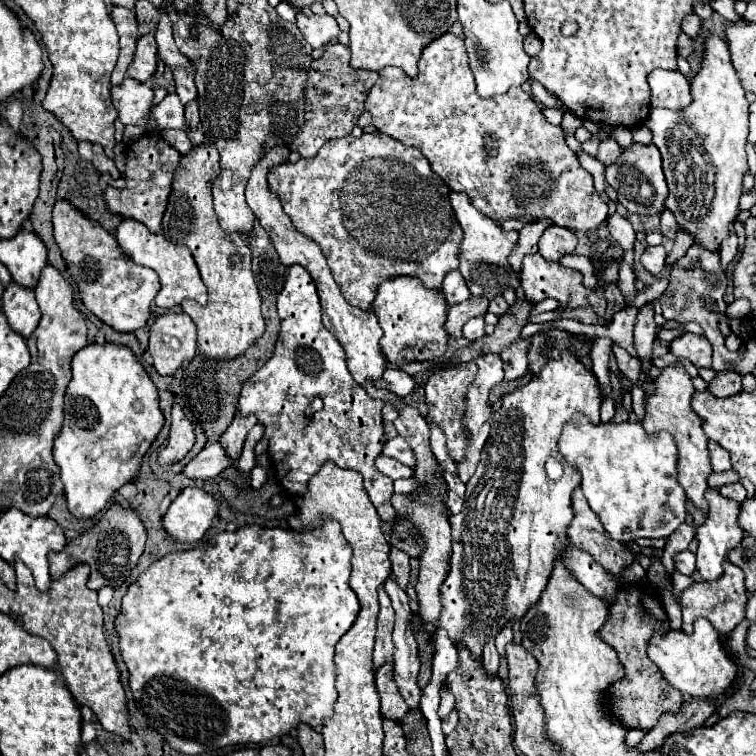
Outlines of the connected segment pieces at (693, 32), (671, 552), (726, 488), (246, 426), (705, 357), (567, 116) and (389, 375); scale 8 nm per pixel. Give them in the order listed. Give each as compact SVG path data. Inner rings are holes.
M692 13L691 15L685 17L681 25L681 28L685 34L695 39L702 29L701 19L697 15Z
M683 523L683 525L679 525L679 529L667 539L665 549L663 549L663 565L665 565L669 577L672 578L672 574L675 571L673 556L677 555L677 553L681 553L681 551L685 551L685 549L689 547L693 535L695 535L695 529L693 529L691 525Z
M731 483L731 485L723 485L719 487L719 493L727 499L733 499L737 503L741 503L745 499L745 487L741 483Z
M235 415L233 423L229 425L229 429L223 433L221 437L221 447L225 447L225 453L229 455L229 459L233 459L233 465L237 465L241 451L243 451L243 443L247 439L247 433L257 425L257 417L249 415L249 417L241 417Z
M683 333L669 345L671 353L689 359L695 367L711 367L711 343L695 333Z
M567 111L563 115L561 128L567 132L575 133L575 130L582 126L583 121L582 119L579 119L578 117L575 117L571 111Z
M387 369L385 373L383 373L383 377L381 377L381 381L377 381L375 383L379 389L387 389L387 391L393 391L395 395L399 395L399 397L407 397L407 395L411 395L413 391L415 391L415 379L409 375L409 373L405 373L405 371L401 371L401 369Z

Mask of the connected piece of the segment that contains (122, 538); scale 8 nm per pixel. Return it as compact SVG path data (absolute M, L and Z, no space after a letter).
M113 503L105 511L103 519L107 519L107 525L89 527L83 533L79 533L75 539L67 541L67 547L63 547L61 551L49 553L49 565L51 565L51 577L53 579L61 577L75 563L87 563L91 567L89 587L95 591L105 587L105 585L119 587L131 575L133 567L137 565L137 561L145 549L145 539L147 539L145 527L143 527L141 519L137 517L135 509L123 507L119 503Z

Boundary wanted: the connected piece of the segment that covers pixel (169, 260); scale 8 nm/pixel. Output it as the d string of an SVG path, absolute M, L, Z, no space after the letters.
M125 219L119 227L117 227L117 243L123 249L123 253L135 261L137 265L155 269L159 273L161 279L161 291L155 297L155 305L163 307L163 309L173 309L177 305L181 305L183 299L195 299L199 305L207 303L207 287L201 279L201 273L195 265L195 259L191 255L191 251L187 247L175 245L171 241L167 241L161 233L151 233L143 223L135 221L135 219Z

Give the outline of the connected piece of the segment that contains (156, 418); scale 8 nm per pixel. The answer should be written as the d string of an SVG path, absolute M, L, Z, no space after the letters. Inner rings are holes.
M91 343L71 359L73 377L65 391L65 419L55 437L53 457L61 469L67 507L75 517L93 517L111 495L129 483L141 457L165 425L159 409L157 387L135 353L125 345ZM85 399L93 407L85 407Z

